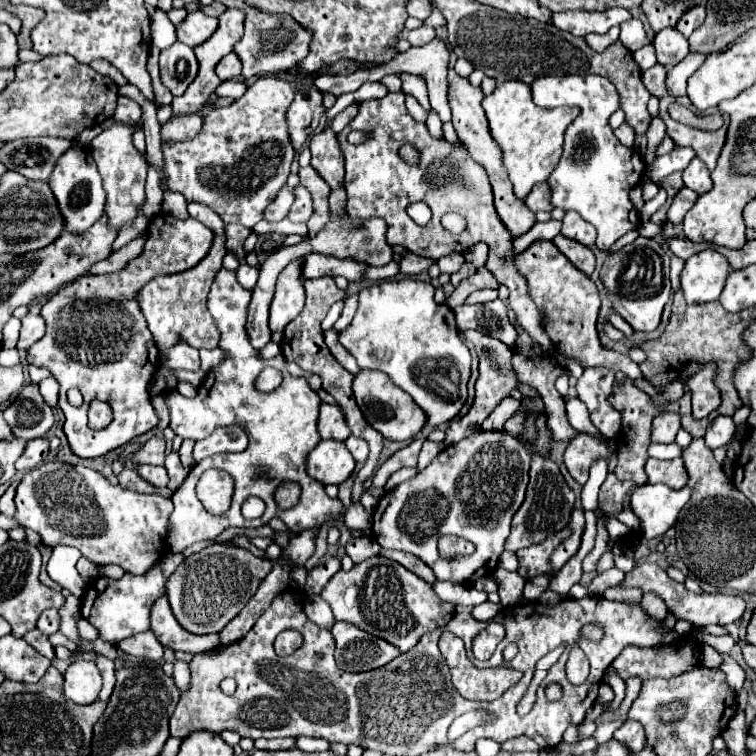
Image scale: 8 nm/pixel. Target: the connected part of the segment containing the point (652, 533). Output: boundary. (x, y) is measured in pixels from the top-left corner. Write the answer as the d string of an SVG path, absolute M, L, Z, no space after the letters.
M642 485L632 491L632 511L642 521L642 537L662 537L676 521L680 509L688 503L690 489L670 489L666 485Z

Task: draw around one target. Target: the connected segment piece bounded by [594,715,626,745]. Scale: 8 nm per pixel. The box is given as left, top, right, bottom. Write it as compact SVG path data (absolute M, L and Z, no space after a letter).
M624 715L624 717L620 717L620 719L618 719L618 723L598 725L598 727L596 727L596 731L594 731L594 737L596 737L598 745L600 745L600 743L604 743L604 741L608 741L608 739L612 737L612 731L614 731L614 729L618 729L618 727L620 727L624 721L626 721L626 715Z

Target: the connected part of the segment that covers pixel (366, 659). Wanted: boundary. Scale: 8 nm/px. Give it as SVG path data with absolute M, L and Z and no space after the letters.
M336 621L332 635L336 641L336 663L344 671L360 673L378 669L400 655L394 645L368 635L346 621Z

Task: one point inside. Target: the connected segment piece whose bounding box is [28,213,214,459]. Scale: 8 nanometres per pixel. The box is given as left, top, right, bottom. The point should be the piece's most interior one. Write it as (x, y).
(109, 358)

